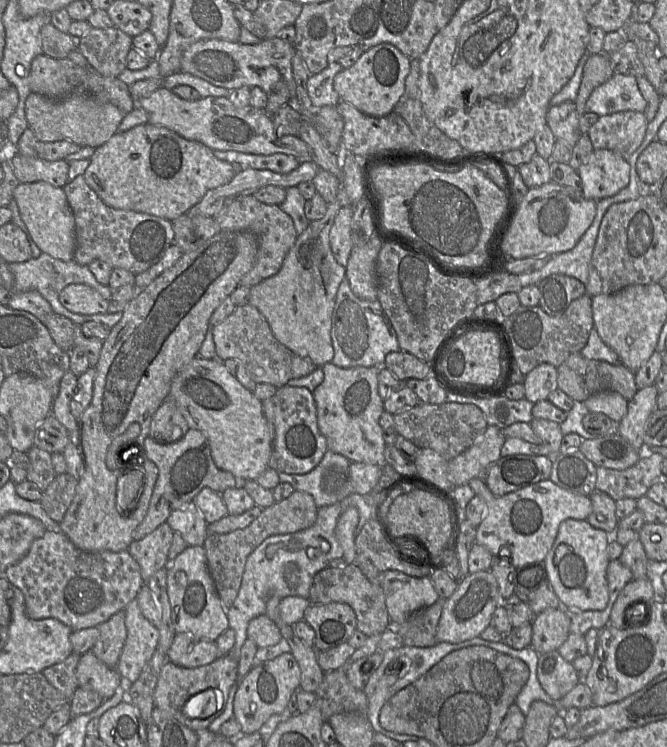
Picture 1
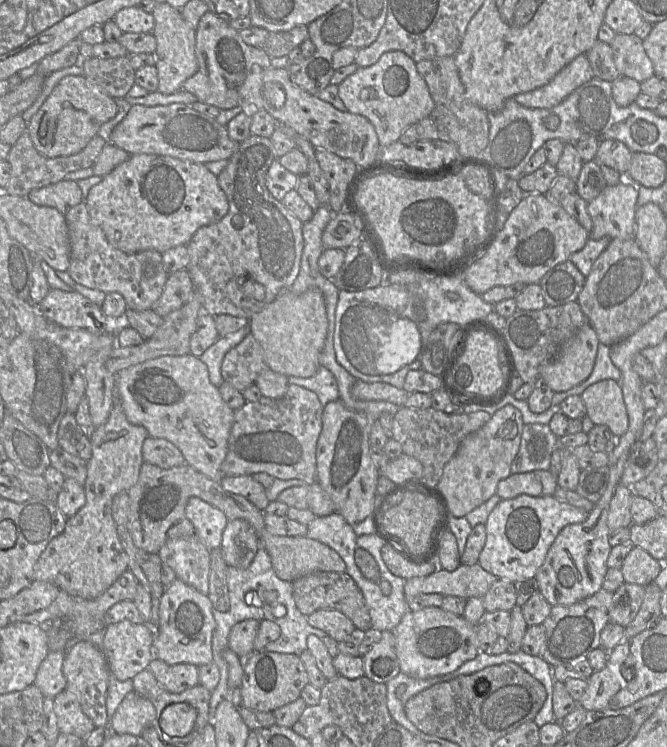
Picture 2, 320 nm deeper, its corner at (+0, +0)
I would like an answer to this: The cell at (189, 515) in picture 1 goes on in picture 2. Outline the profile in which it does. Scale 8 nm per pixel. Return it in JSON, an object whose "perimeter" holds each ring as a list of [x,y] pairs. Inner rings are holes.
{"perimeter":[[[196,534],[168,540],[158,555],[163,565],[174,570],[176,578],[208,596],[210,551]]]}

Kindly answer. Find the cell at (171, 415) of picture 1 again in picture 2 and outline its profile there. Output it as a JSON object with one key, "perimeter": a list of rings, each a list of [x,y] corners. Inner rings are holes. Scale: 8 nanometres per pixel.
{"perimeter":[[[148,437],[142,447],[143,460],[162,469],[183,466],[186,463],[182,452],[166,439]]]}

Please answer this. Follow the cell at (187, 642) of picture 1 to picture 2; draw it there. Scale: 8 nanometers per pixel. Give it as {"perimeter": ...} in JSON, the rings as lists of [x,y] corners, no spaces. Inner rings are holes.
{"perimeter":[[[153,658],[148,668],[157,682],[171,693],[180,693],[199,684],[199,666],[188,663],[169,665],[166,662]]]}

